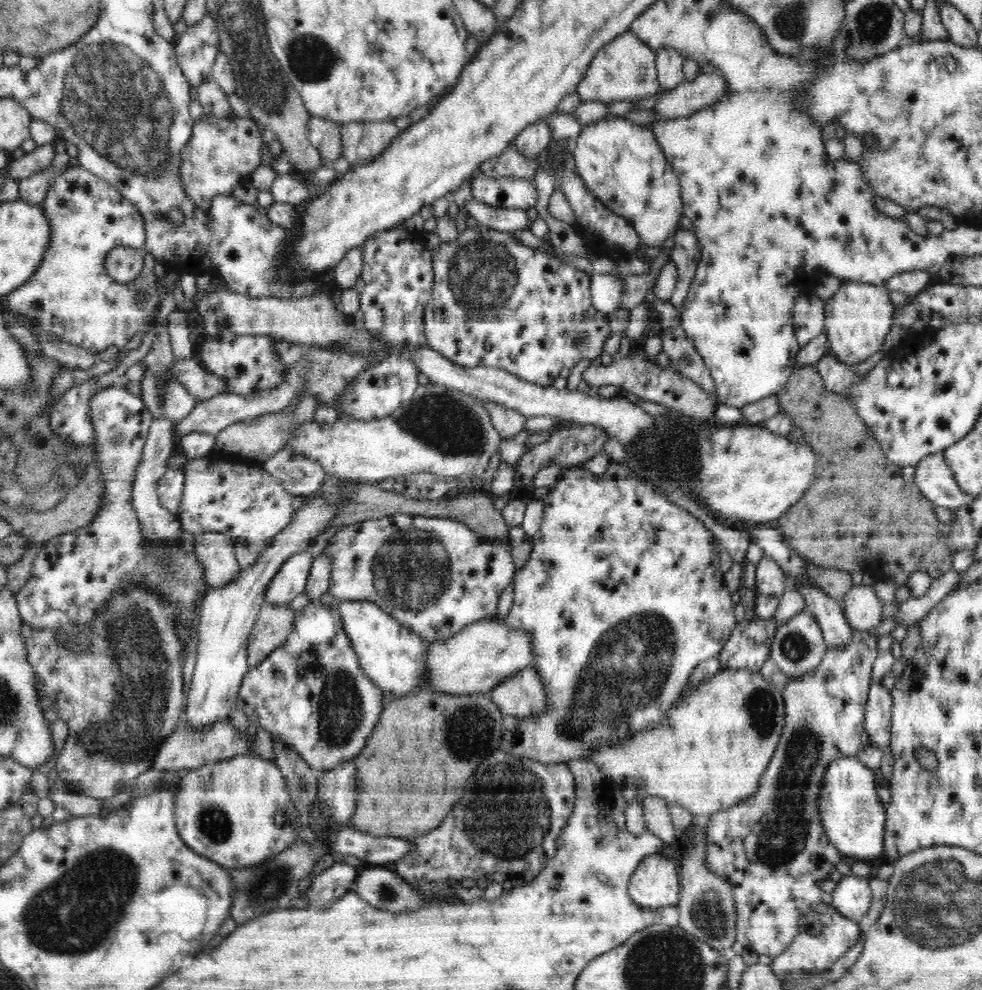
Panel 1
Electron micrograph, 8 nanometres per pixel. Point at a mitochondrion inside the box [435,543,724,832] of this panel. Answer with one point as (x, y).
(627, 669)

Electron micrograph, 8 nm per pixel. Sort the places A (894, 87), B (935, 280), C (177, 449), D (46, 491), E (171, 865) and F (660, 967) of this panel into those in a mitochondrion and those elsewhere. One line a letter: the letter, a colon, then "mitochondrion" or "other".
A: other
B: other
C: other
D: mitochondrion
E: other
F: mitochondrion

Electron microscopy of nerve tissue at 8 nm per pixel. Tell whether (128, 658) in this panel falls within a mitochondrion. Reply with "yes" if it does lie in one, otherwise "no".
yes

